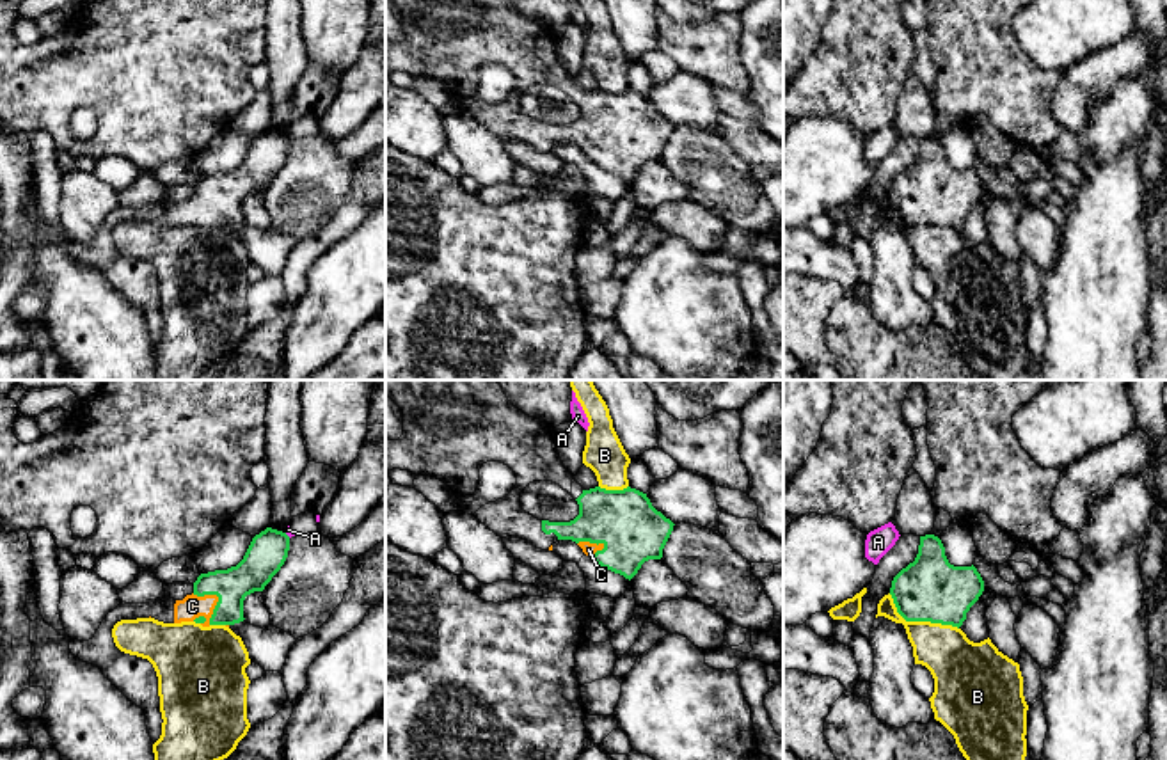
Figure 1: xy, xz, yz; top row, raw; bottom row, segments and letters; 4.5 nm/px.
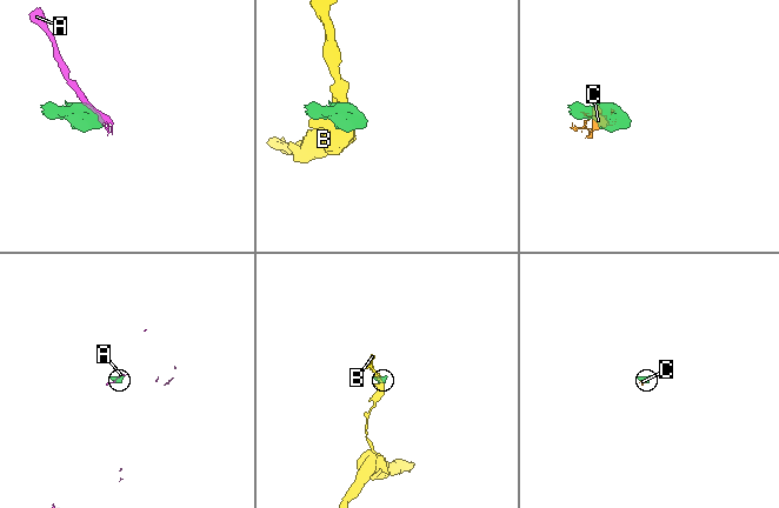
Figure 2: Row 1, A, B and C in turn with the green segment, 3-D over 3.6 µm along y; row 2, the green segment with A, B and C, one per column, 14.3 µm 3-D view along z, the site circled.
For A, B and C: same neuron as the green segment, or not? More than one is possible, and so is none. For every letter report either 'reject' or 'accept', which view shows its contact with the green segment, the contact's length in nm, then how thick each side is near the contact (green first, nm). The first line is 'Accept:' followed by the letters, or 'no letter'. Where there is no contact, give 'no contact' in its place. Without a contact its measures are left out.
Accept: C
A: reject; contact in xy; length 40 nm; calibres 180 and 30 nm
B: reject; contact in yz; length 360 nm; calibres 280 and 240 nm
C: accept; contact in xy; length 170 nm; calibres 160 and 110 nm

